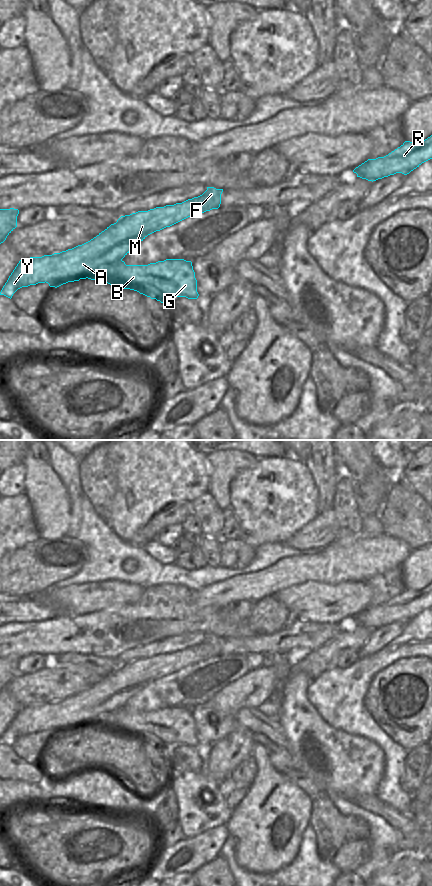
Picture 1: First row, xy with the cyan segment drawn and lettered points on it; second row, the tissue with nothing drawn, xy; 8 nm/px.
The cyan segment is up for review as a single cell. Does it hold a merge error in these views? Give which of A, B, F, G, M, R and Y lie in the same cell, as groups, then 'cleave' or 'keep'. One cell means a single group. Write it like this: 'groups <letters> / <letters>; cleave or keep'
groups A F M R Y / B G; cleave

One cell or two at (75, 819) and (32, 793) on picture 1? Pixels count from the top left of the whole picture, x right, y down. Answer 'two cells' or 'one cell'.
two cells

